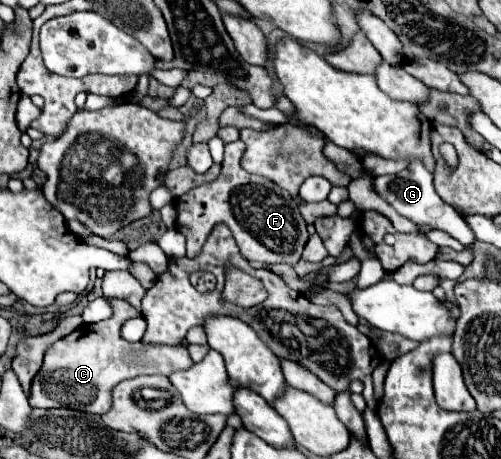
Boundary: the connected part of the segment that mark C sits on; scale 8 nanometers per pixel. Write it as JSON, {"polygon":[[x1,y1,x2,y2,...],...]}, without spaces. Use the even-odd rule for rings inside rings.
{"polygon":[[110,300,114,304,114,316,110,320,98,322,98,324,82,324,78,330,74,330,72,334,68,334,66,338,54,342,46,356,44,356,44,364,38,372,38,378,34,378,32,384,32,394,30,394,30,404,34,408,56,408,56,406,64,406,64,408,74,408,74,410,82,410,82,412,90,412,90,414,104,414,112,408,112,390,122,380,128,378,136,378,142,374,164,374,170,376,172,372,178,370,188,370,194,362,186,350,186,346,150,346,146,348,144,344,136,342,130,344,126,340,122,340,120,336,120,326,122,322,130,318,140,316,138,311,124,300]]}

